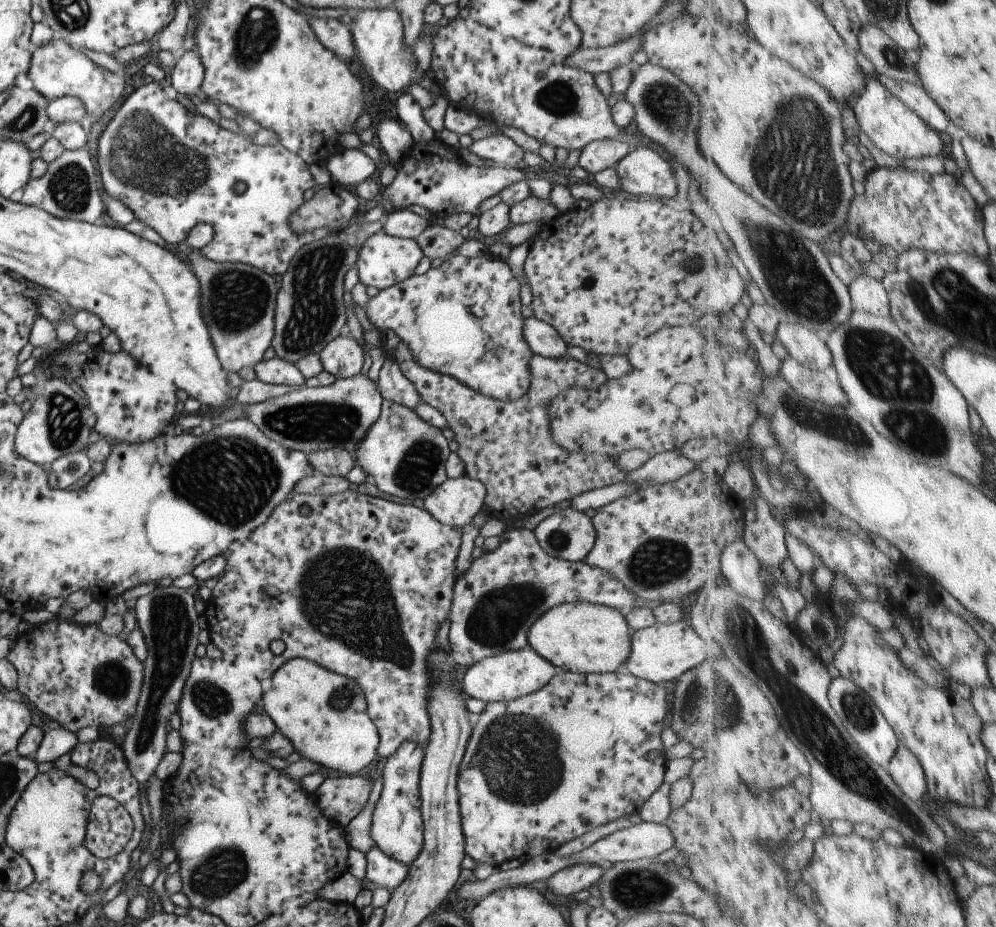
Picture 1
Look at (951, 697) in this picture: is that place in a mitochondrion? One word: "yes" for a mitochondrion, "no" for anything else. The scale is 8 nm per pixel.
no

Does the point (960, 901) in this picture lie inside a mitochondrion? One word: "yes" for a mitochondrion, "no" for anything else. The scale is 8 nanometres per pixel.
no

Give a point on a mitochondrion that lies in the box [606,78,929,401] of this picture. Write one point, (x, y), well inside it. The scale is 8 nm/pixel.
(797, 167)

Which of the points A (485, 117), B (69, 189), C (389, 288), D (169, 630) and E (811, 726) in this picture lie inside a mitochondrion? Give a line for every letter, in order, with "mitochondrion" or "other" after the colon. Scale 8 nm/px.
A: other
B: mitochondrion
C: other
D: mitochondrion
E: mitochondrion

